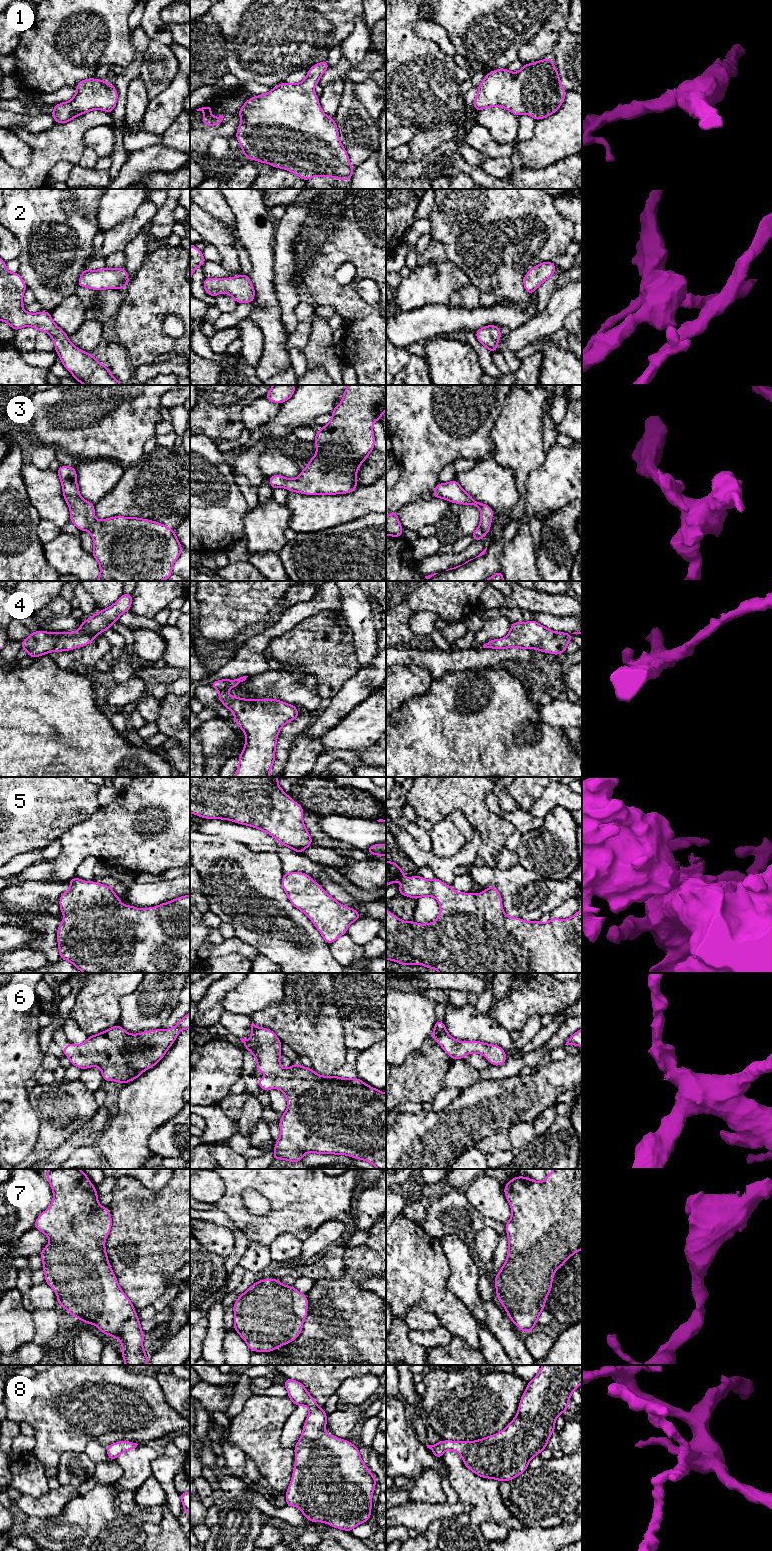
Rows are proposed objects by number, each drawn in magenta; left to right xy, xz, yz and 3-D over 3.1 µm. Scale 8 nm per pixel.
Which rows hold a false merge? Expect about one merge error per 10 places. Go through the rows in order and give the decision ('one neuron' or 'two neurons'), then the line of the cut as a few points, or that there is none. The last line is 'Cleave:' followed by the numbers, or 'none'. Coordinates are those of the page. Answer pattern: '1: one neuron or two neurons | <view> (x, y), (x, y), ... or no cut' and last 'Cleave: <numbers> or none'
1: one neuron | no cut
2: one neuron | no cut
3: one neuron | no cut
4: one neuron | no cut
5: one neuron | no cut
6: one neuron | no cut
7: one neuron | no cut
8: one neuron | no cut
Cleave: none

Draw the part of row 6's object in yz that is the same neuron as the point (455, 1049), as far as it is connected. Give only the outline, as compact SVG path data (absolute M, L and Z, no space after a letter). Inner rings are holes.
M437 1020L431 1037L442 1047L451 1059L463 1059L471 1053L478 1053L494 1066L501 1066L508 1059L505 1051L498 1045L481 1041L457 1041L446 1030L444 1021Z

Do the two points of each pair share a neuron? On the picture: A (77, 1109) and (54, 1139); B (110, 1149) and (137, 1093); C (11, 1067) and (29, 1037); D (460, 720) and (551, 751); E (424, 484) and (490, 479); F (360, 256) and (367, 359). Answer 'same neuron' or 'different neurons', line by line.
A: same neuron
B: same neuron
C: same neuron
D: same neuron
E: different neurons
F: same neuron

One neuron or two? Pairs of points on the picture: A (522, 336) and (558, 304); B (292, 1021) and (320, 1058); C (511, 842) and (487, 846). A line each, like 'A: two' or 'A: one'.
A: one
B: one
C: two

